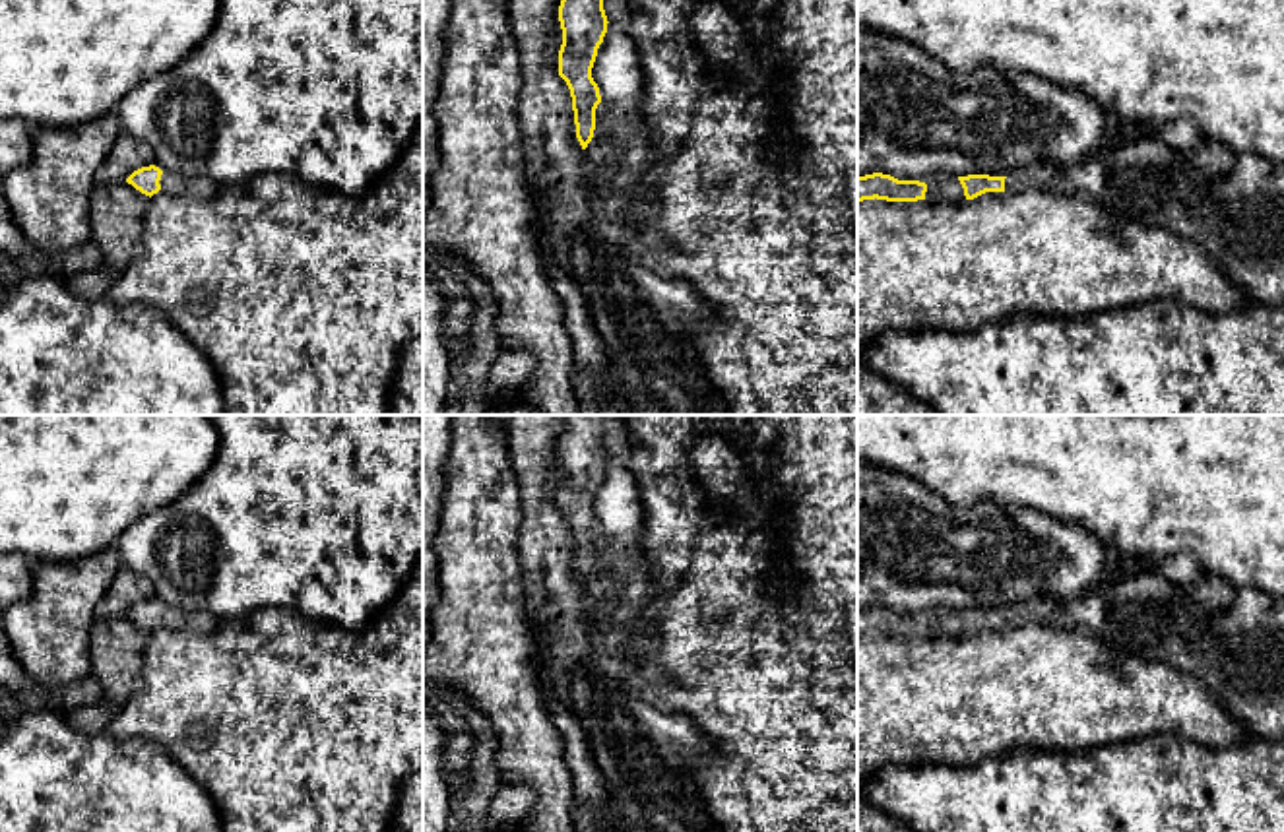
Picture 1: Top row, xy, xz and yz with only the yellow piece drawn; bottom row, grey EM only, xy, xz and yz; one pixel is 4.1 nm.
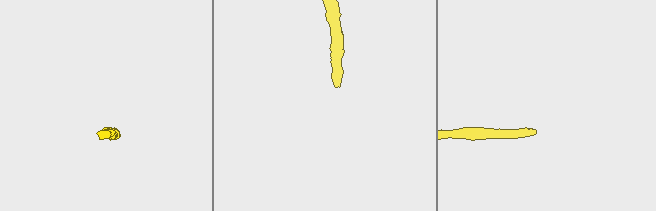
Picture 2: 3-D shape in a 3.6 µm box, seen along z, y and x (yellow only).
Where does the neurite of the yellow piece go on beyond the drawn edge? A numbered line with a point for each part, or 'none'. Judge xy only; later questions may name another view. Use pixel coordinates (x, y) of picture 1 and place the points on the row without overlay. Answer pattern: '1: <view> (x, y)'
1: xy (200, 621)

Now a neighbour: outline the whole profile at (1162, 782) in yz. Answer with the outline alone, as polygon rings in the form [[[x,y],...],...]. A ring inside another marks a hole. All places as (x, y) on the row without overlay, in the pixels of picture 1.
[[[1160,733],[1075,752],[1018,749],[976,766],[888,764],[863,795],[914,832],[1284,832],[1284,739],[1214,749]]]

